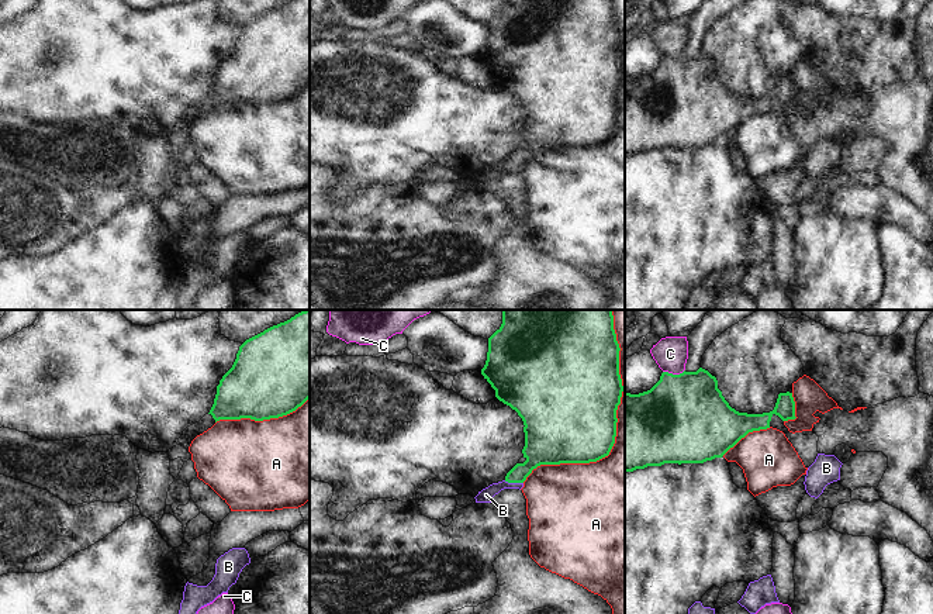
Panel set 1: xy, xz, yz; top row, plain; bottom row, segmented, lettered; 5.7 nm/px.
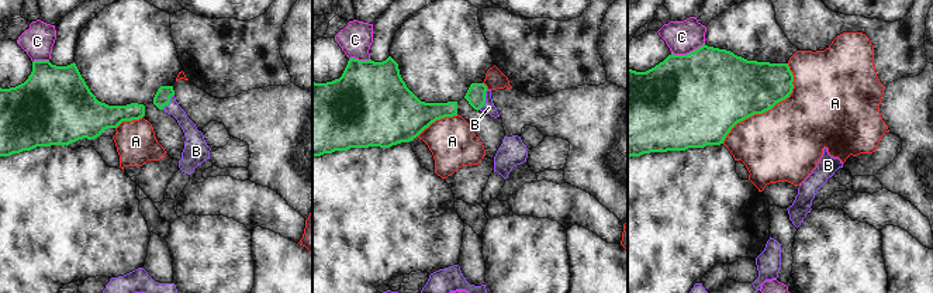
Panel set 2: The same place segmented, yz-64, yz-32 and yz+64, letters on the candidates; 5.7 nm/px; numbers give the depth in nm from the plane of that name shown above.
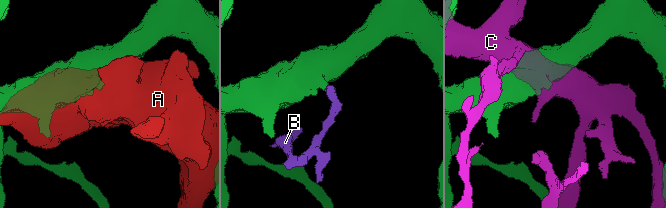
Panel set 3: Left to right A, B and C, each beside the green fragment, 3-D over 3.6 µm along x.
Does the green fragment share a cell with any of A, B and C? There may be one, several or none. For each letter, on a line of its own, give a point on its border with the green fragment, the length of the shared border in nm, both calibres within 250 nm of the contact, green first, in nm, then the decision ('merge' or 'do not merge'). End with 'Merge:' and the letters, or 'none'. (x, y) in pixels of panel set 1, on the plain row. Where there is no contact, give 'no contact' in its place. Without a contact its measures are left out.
A: meets green in xz at (615, 113); contact 1100 nm long; 500 nm thick on the green side, 260 nm on the other; do not merge
B: meets green in xz at (514, 166); contact 110 nm long; 190 nm thick on the green side, 80 nm on the other; merge
C: meets green in yz at (671, 58); contact 130 nm long; 480 nm thick on the green side, 190 nm on the other; do not merge
Merge: B

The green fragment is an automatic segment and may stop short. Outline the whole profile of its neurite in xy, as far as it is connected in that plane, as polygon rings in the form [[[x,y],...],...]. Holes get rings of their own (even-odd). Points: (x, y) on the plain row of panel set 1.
[[[294,0],[246,24],[232,52],[217,70],[208,99],[217,106],[250,103],[263,106],[296,96],[310,83],[310,0]]]

